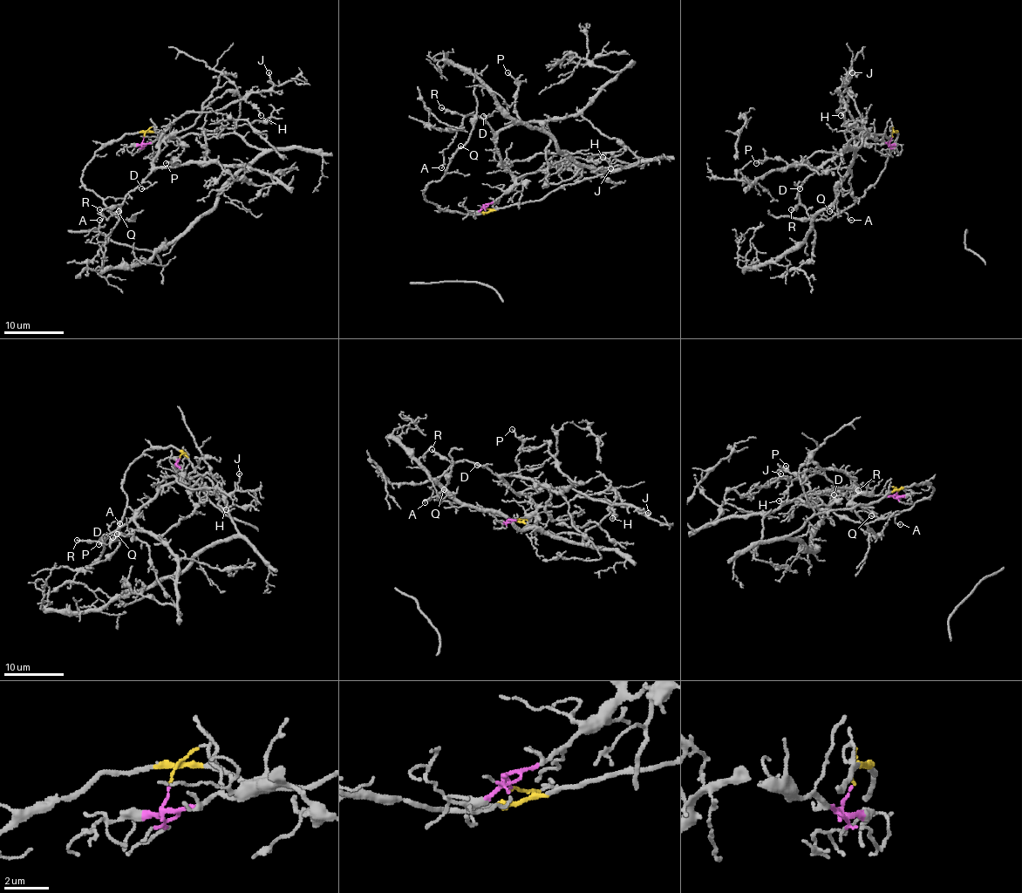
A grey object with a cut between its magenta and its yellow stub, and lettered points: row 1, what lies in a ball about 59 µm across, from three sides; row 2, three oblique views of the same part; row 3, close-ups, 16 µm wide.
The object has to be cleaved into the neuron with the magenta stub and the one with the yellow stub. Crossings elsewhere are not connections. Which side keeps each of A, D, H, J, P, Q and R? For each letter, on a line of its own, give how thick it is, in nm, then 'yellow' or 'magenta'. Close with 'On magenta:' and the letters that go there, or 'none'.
A: 110 nm | magenta
D: 140 nm | magenta
H: 110 nm | magenta
J: 110 nm | magenta
P: 130 nm | magenta
Q: 110 nm | yellow
R: 90 nm | magenta
On magenta: A, D, H, J, P, R

